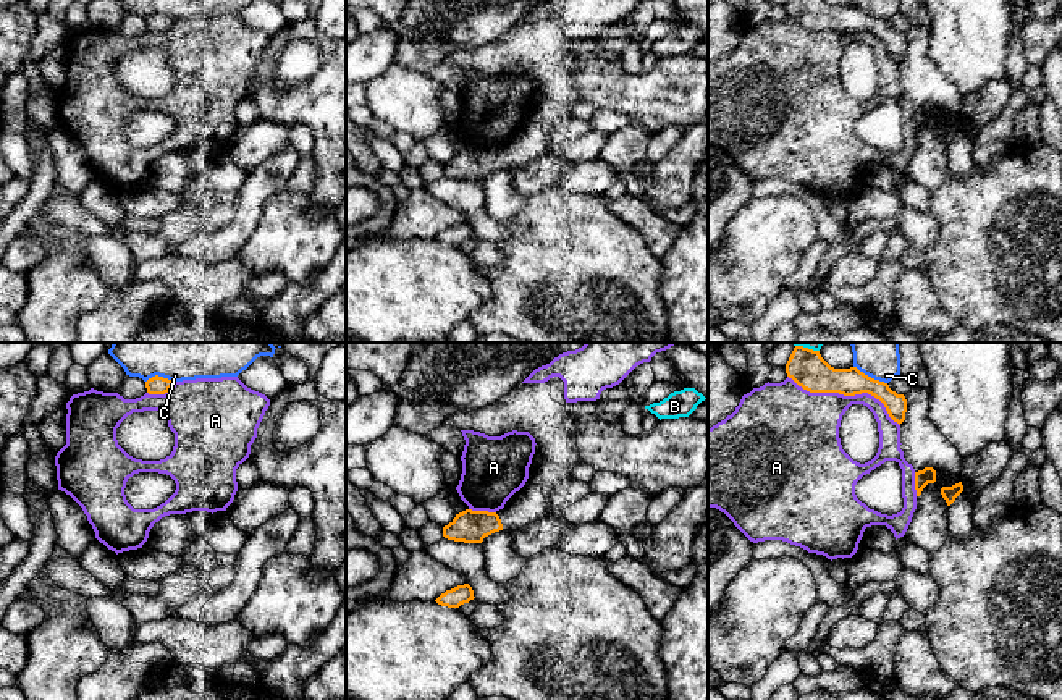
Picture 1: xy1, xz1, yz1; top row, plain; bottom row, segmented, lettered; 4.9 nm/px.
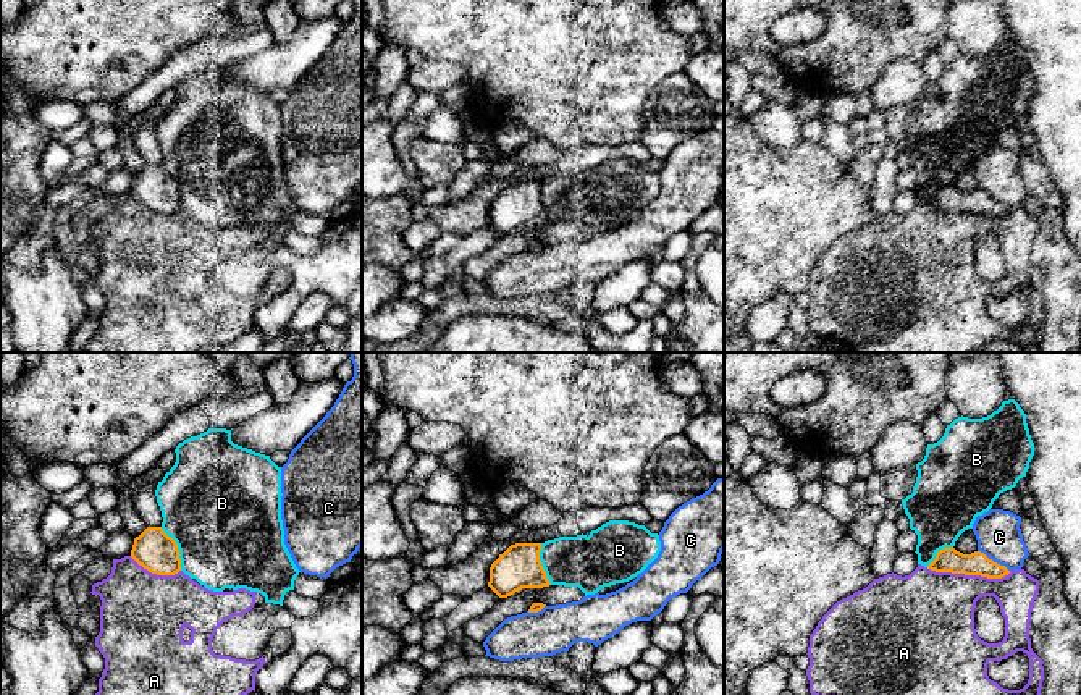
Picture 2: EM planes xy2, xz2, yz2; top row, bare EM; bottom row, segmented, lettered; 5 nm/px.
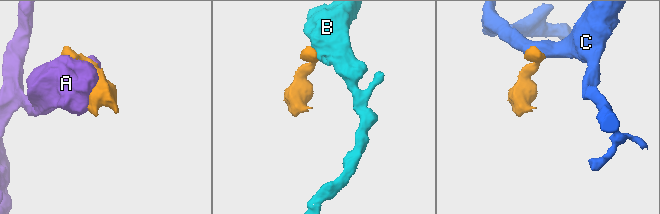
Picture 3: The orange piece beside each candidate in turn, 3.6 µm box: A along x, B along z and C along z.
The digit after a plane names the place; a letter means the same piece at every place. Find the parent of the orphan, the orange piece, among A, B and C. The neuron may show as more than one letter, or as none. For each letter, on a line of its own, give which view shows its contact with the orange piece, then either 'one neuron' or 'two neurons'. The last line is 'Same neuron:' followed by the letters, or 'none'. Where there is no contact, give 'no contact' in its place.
A: yz1 | two neurons
B: xy2 | two neurons
C: yz1 | two neurons
Same neuron: none

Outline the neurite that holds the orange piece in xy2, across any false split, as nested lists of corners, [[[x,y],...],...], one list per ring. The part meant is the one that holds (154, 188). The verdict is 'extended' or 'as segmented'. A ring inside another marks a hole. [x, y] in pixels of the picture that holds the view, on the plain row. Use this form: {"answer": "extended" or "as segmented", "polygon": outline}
{"answer": "as segmented", "polygon": [[[147,165],[136,175],[131,196],[157,213],[175,213],[181,208],[178,183],[162,165]]]}

